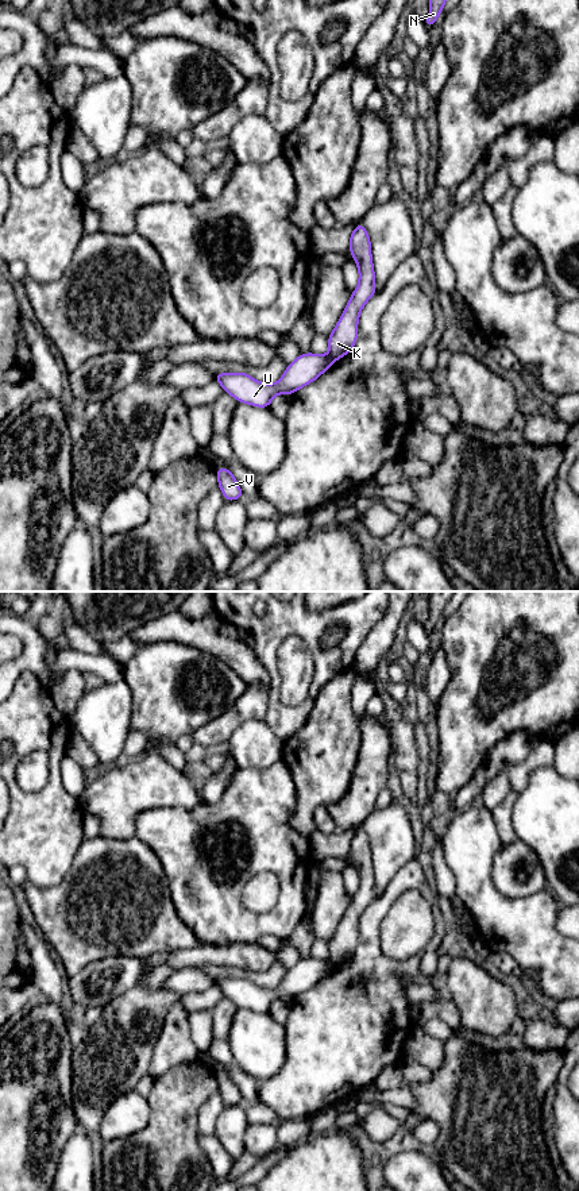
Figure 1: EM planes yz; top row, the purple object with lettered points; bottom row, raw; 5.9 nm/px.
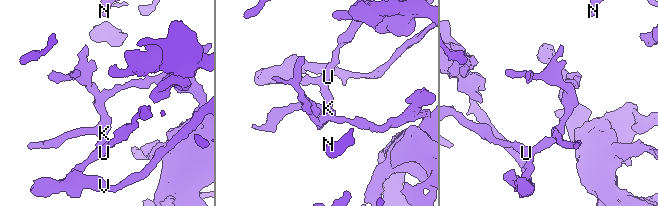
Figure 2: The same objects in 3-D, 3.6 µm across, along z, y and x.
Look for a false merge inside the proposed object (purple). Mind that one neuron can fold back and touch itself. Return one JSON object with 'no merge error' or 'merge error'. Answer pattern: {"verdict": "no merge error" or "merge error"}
{"verdict": "merge error"}

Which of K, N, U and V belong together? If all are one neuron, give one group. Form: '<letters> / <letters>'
K N V / U

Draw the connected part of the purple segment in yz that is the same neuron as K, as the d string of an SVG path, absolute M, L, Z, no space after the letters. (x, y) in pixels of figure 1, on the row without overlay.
M363 829L355 830L350 856L359 874L359 889L350 902L335 934L328 941L328 961L335 967L352 956L358 945L358 925L364 909L377 898L371 848Z

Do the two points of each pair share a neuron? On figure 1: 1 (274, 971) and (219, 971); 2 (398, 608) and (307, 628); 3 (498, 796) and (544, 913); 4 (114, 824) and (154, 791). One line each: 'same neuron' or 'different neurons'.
1: same neuron
2: different neurons
3: different neurons
4: same neuron

